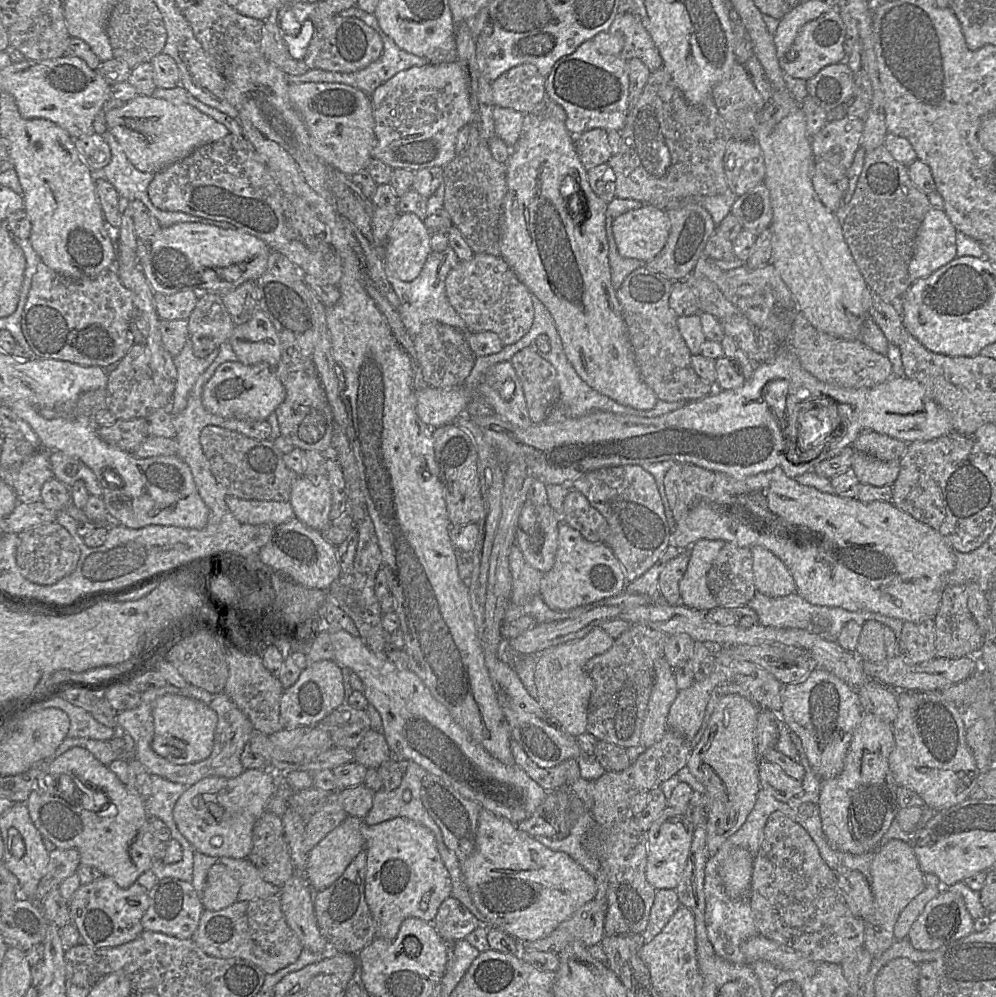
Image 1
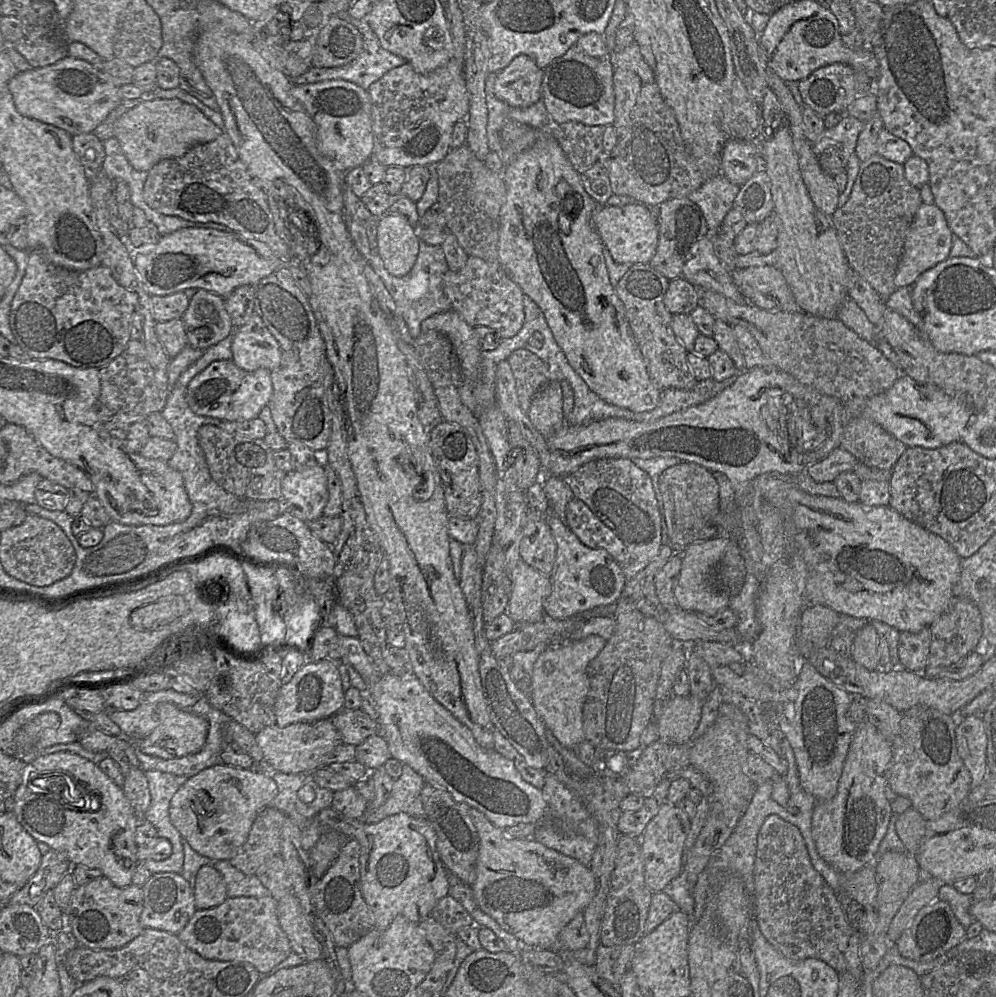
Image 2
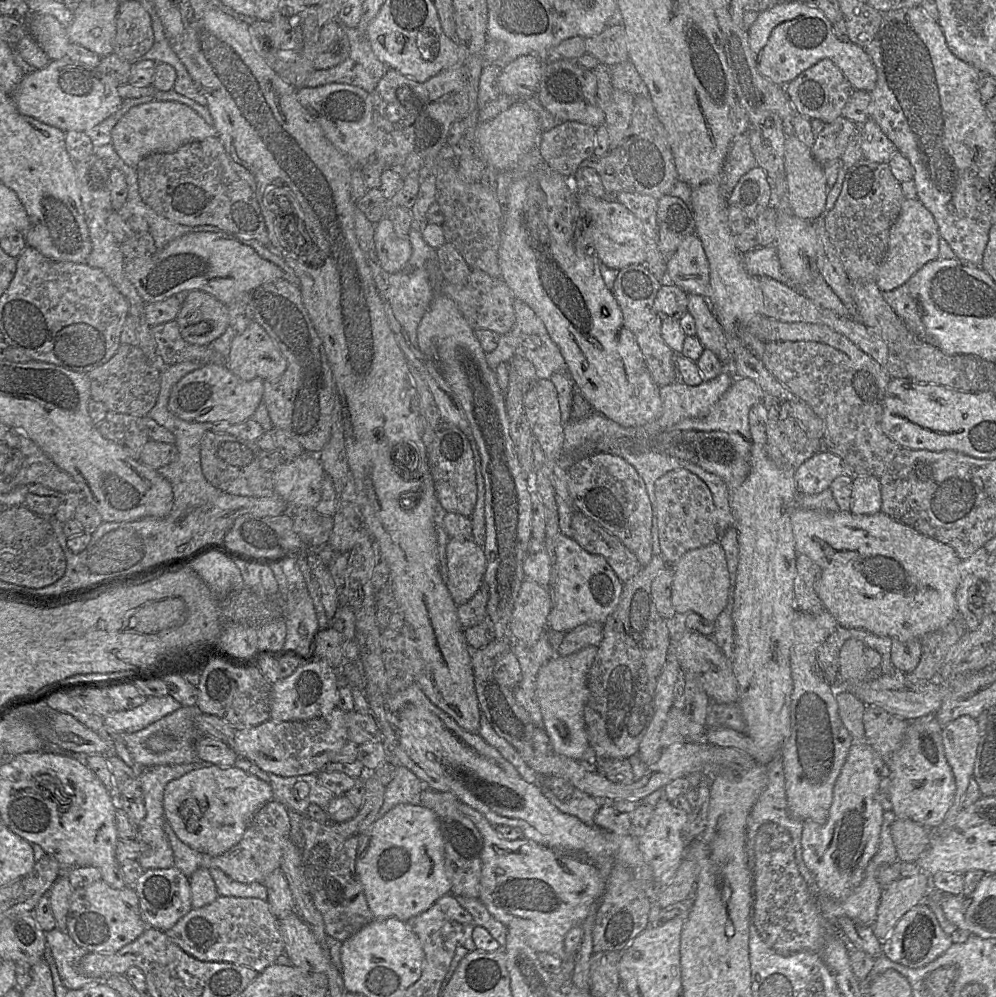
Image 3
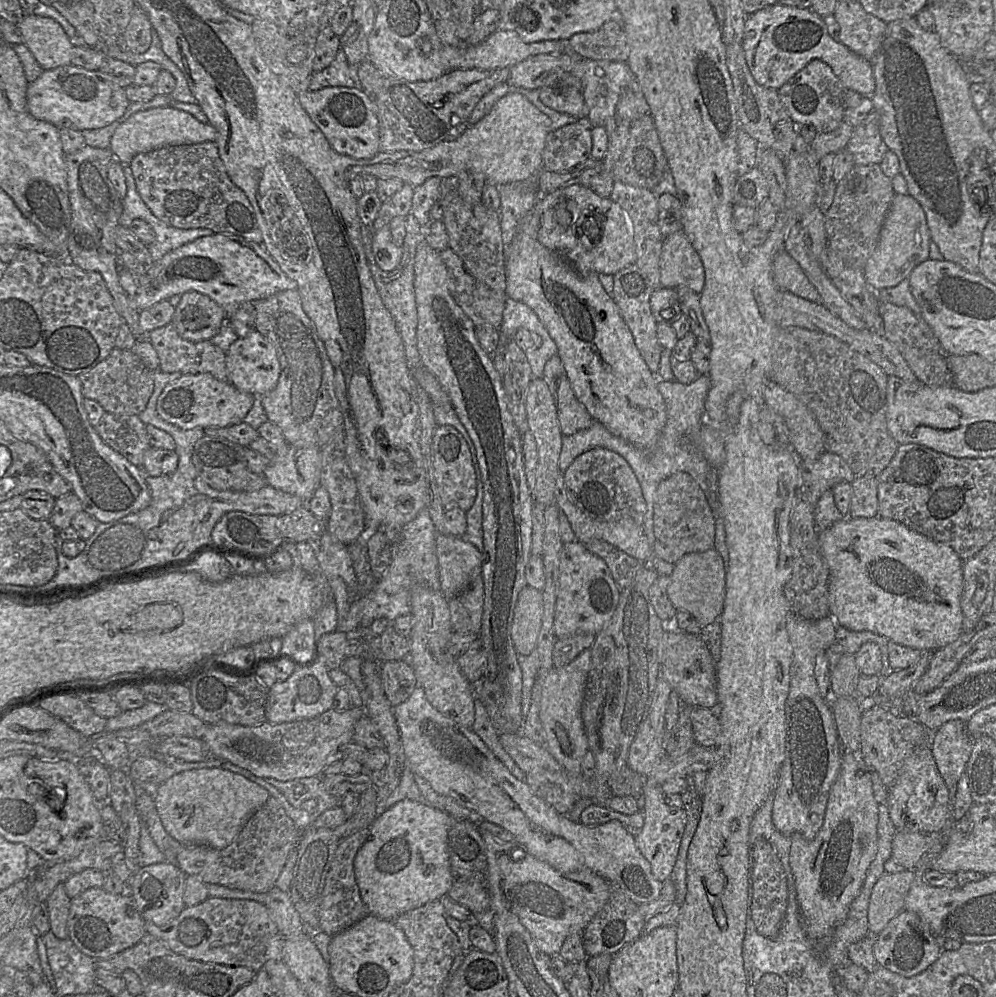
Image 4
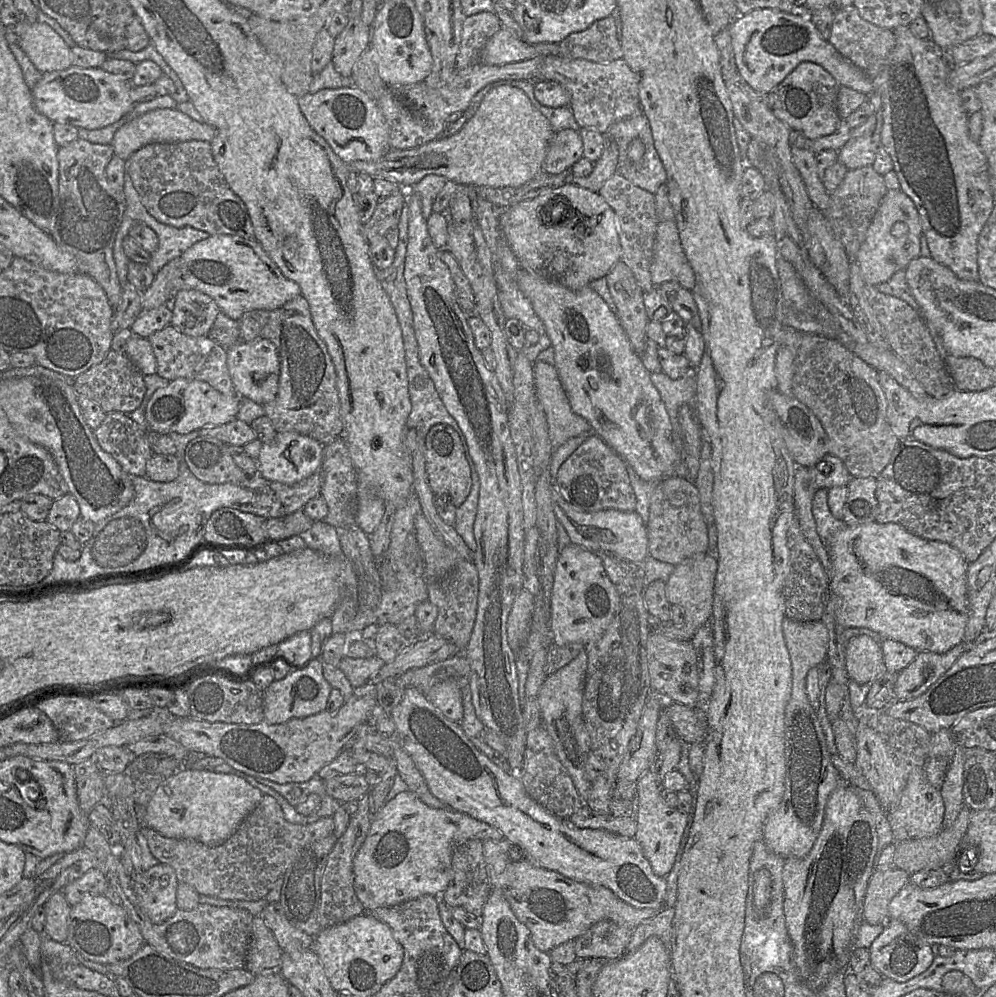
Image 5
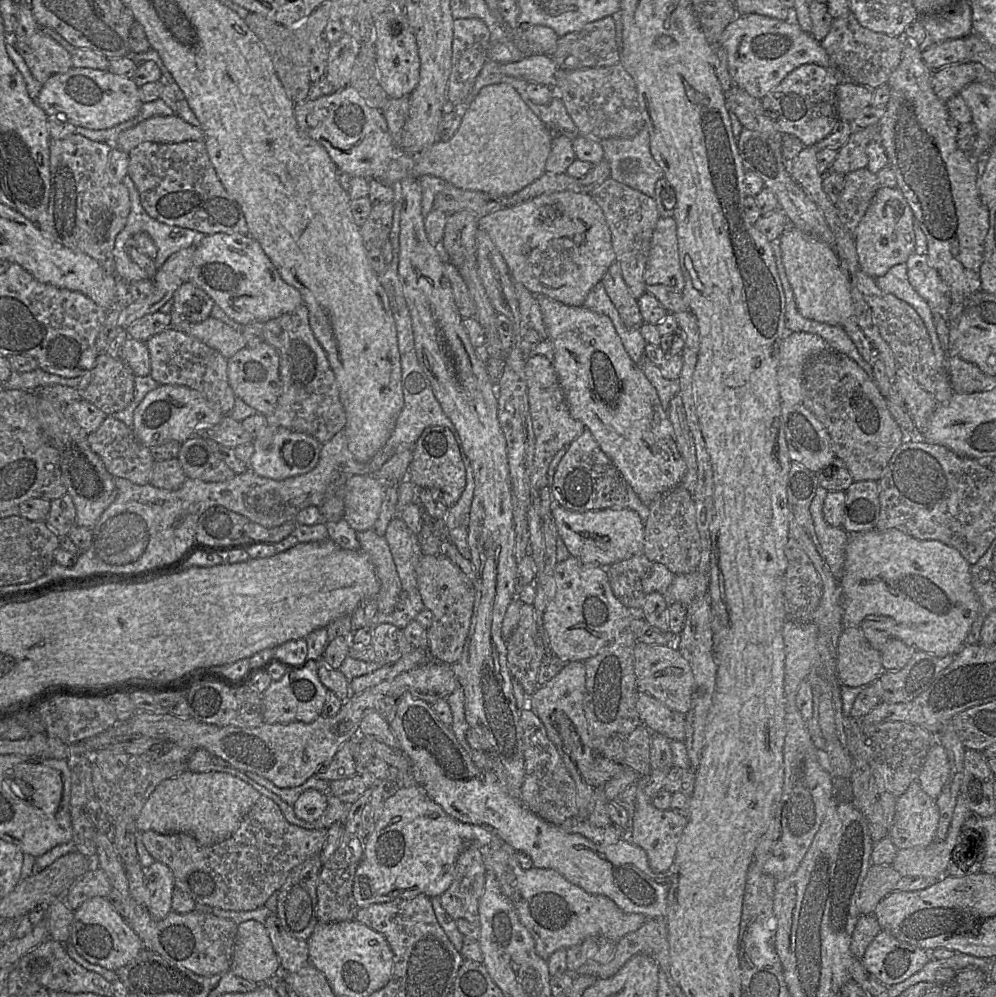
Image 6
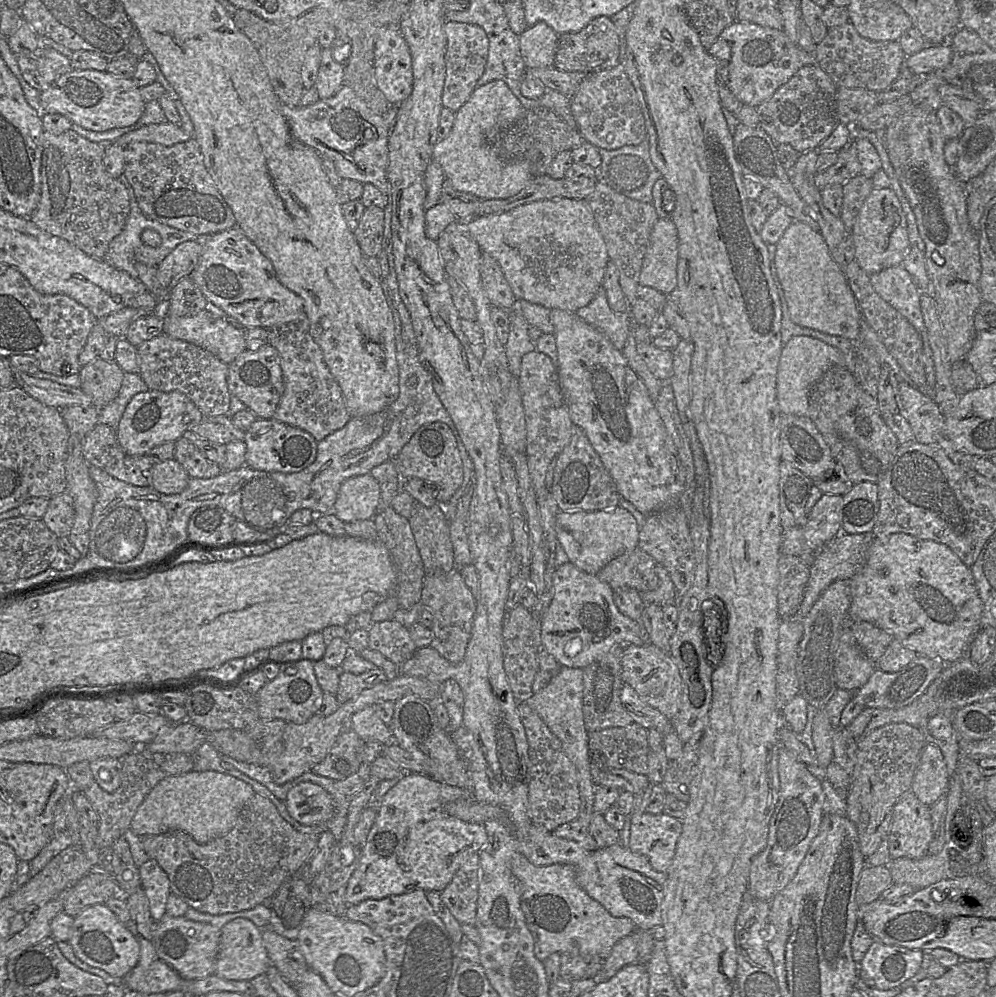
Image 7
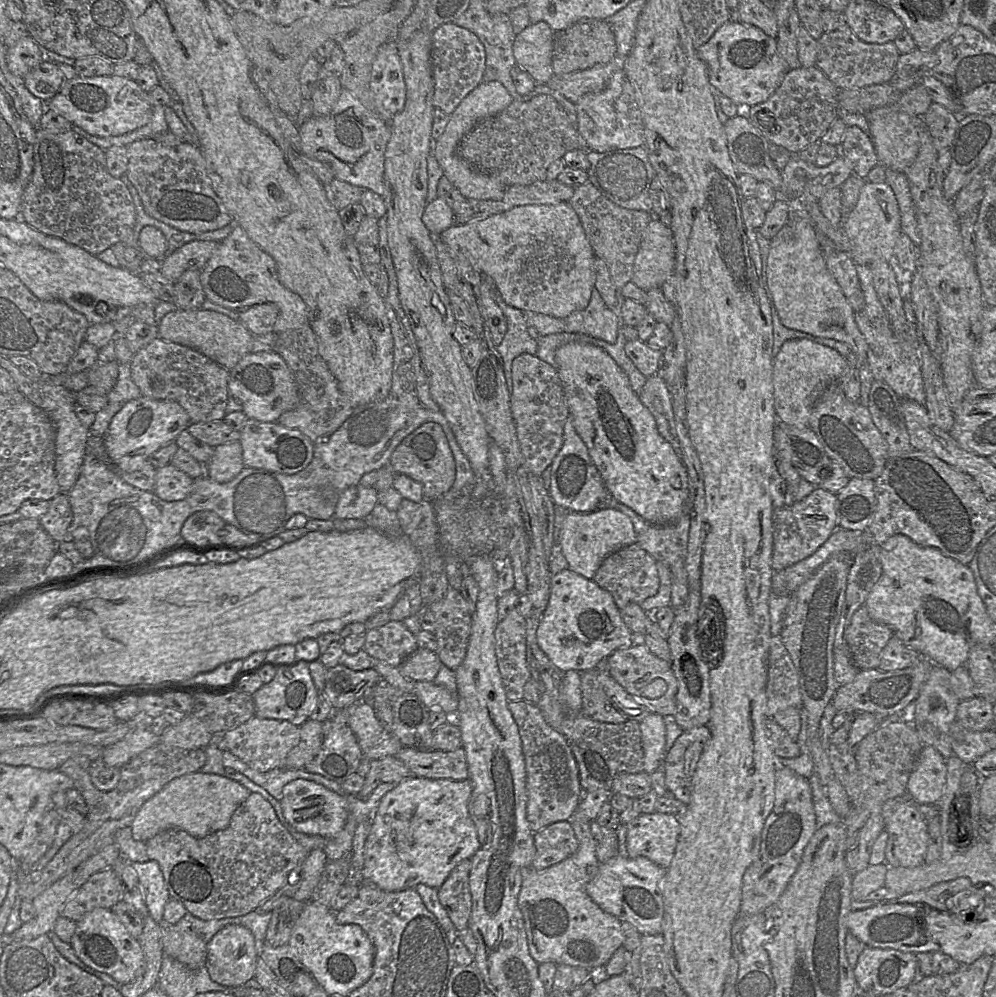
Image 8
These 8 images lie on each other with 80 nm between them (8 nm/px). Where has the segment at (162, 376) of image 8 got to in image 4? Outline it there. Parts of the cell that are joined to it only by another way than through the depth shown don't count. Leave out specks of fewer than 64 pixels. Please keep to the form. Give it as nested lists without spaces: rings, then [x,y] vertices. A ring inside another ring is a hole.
[[[172,323],[152,330],[147,334],[147,339],[157,352],[159,369],[162,372],[180,372],[183,375],[209,373],[220,381],[229,382],[226,368],[226,353],[210,340],[201,342],[188,341],[178,334]]]

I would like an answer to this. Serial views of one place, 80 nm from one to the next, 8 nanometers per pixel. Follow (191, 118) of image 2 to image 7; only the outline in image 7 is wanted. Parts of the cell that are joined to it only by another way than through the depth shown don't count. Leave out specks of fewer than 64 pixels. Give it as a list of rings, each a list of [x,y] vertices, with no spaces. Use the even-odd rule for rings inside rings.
[[[166,121],[158,124],[148,124],[139,129],[125,133],[114,143],[121,147],[126,147],[133,142],[147,141],[159,143],[164,146],[171,146],[180,142],[185,142],[191,138],[193,138],[193,134],[186,132],[181,125],[175,125]]]

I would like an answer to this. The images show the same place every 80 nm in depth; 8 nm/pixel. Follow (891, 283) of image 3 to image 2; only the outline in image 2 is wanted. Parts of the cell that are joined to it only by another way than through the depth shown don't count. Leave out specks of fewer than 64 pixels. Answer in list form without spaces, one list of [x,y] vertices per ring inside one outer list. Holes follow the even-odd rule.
[[[922,203],[906,235],[903,253],[894,278],[896,287],[912,285],[922,273],[948,259],[953,236],[943,212],[934,204]]]

